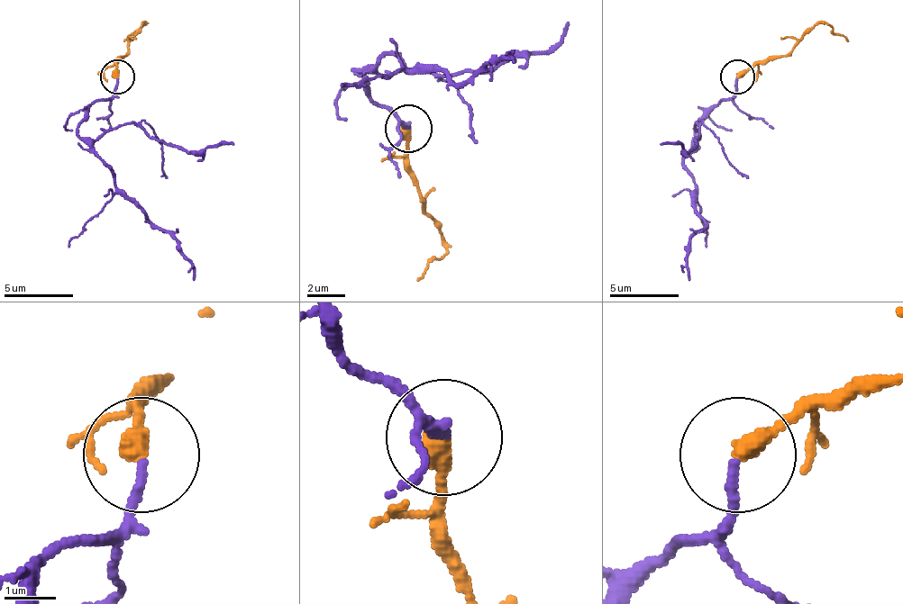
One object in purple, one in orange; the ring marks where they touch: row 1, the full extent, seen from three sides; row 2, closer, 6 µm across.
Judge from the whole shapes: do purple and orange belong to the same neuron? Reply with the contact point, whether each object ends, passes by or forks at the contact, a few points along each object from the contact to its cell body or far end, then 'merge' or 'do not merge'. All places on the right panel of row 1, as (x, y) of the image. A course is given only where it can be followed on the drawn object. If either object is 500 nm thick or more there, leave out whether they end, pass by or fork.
place (737, 76); purple ends; orange ends; course purple (738, 79), (738, 89), (721, 100), (697, 124), (683, 166), (697, 186), (704, 228), (689, 241), (689, 280); course orange (738, 76), (779, 58), (818, 23), (828, 23), (849, 41); merge

